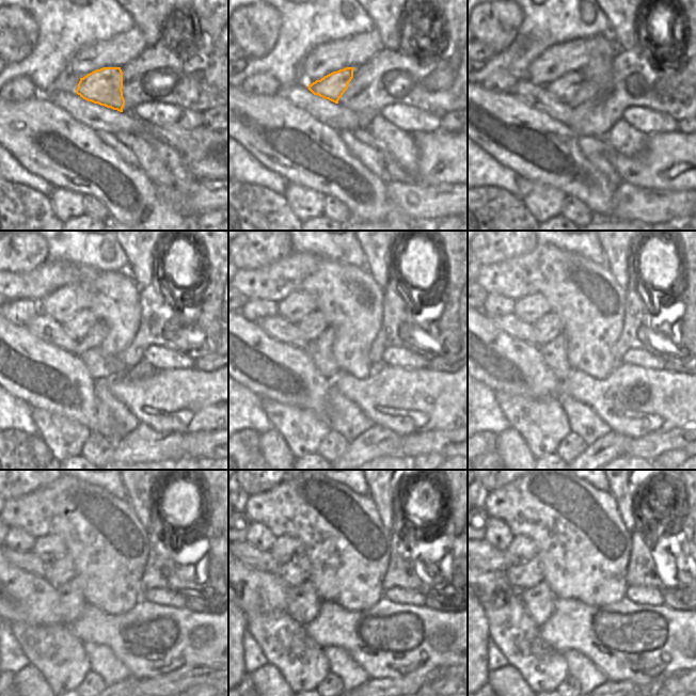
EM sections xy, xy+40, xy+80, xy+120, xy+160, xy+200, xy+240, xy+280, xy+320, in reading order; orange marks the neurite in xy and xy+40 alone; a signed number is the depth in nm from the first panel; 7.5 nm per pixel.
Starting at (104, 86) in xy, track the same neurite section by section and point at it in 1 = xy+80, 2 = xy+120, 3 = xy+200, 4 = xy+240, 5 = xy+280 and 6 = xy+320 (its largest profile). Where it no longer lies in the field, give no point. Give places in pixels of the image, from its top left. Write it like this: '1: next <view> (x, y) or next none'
1: next xy+80 (565, 88)
2: next xy+120 (77, 327)
3: next xy+200 (548, 328)
4: next xy+240 (62, 570)
5: next xy+280 (295, 572)
6: next xy+320 (528, 574)

